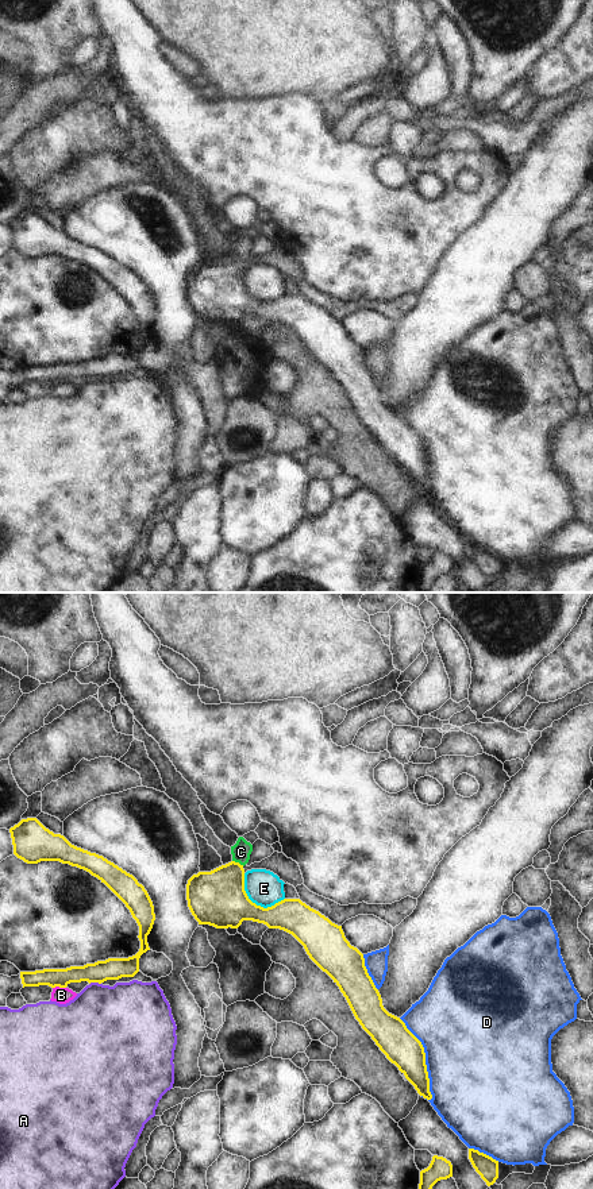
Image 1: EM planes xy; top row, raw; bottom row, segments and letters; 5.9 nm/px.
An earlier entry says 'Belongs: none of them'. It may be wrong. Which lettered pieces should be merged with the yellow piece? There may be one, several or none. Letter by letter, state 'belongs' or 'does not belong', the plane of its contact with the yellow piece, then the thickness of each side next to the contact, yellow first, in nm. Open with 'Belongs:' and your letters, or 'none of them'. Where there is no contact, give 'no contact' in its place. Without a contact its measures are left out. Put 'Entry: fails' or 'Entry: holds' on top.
Entry: holds
Belongs: none of them
A: does not belong; contact in xy; calibres 130 and 440 nm
B: does not belong; contact in xy; calibres 120 and 100 nm
C: does not belong; contact in xy; calibres 340 and 120 nm
D: does not belong; contact in xy; calibres 220 and 500 nm
E: does not belong; contact in xy; calibres 340 and 200 nm

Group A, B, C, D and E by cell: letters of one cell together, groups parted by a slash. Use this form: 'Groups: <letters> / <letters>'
Groups: A / B / C / D / E.

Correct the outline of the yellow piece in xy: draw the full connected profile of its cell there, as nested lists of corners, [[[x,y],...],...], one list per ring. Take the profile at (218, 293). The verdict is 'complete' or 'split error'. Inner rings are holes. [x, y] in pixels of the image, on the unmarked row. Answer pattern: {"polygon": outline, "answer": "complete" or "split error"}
{"polygon": [[[235,256],[193,270],[186,279],[186,296],[199,320],[238,324],[243,316],[253,316],[292,329],[339,382],[355,414],[386,453],[420,491],[432,494],[421,437],[384,404],[363,350],[350,340],[342,321],[300,294],[284,294],[267,304],[257,301],[244,286],[243,260]]], "answer": "complete"}

